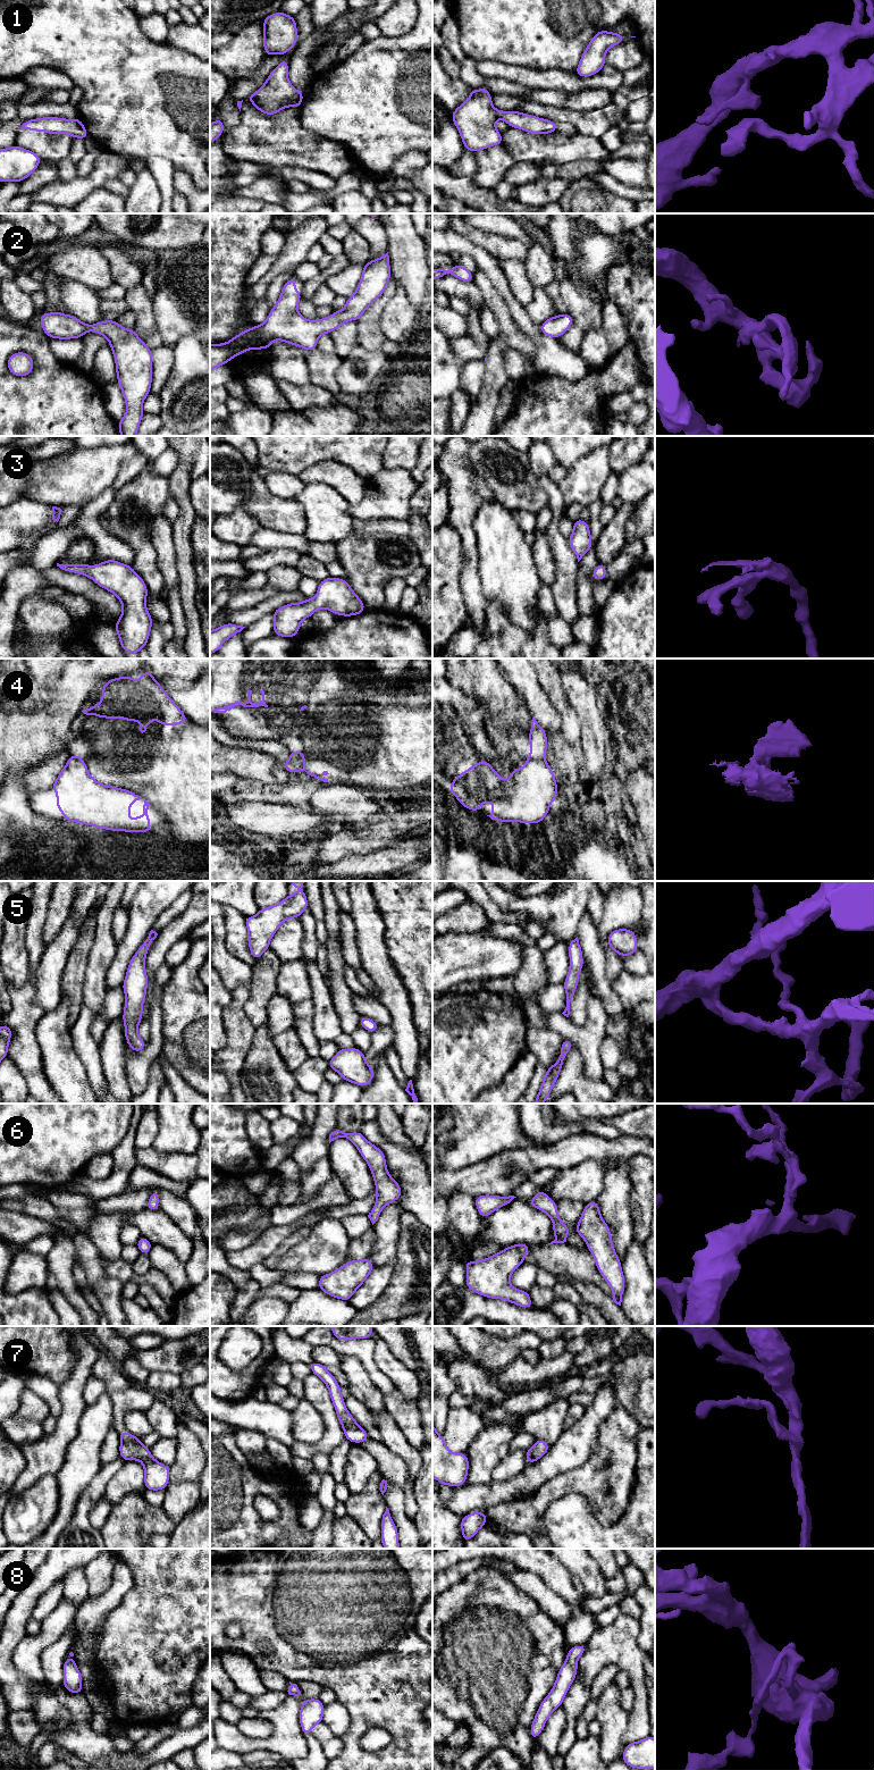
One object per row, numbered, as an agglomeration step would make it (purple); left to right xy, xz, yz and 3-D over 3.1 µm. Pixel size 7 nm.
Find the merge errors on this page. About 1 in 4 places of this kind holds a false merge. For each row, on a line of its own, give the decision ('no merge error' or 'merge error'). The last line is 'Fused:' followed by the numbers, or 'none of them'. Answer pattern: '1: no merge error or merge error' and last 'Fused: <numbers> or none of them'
1: no merge error
2: no merge error
3: no merge error
4: merge error
5: no merge error
6: no merge error
7: no merge error
8: no merge error
Fused: 4

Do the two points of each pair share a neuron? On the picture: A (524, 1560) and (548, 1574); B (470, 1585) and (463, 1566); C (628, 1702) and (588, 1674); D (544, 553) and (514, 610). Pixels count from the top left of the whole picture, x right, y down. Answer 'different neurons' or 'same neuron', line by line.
A: same neuron
B: different neurons
C: different neurons
D: different neurons

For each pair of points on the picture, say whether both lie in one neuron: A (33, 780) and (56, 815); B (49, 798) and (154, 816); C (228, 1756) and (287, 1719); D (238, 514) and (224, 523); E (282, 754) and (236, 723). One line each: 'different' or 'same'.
A: different
B: same
C: different
D: same
E: different

